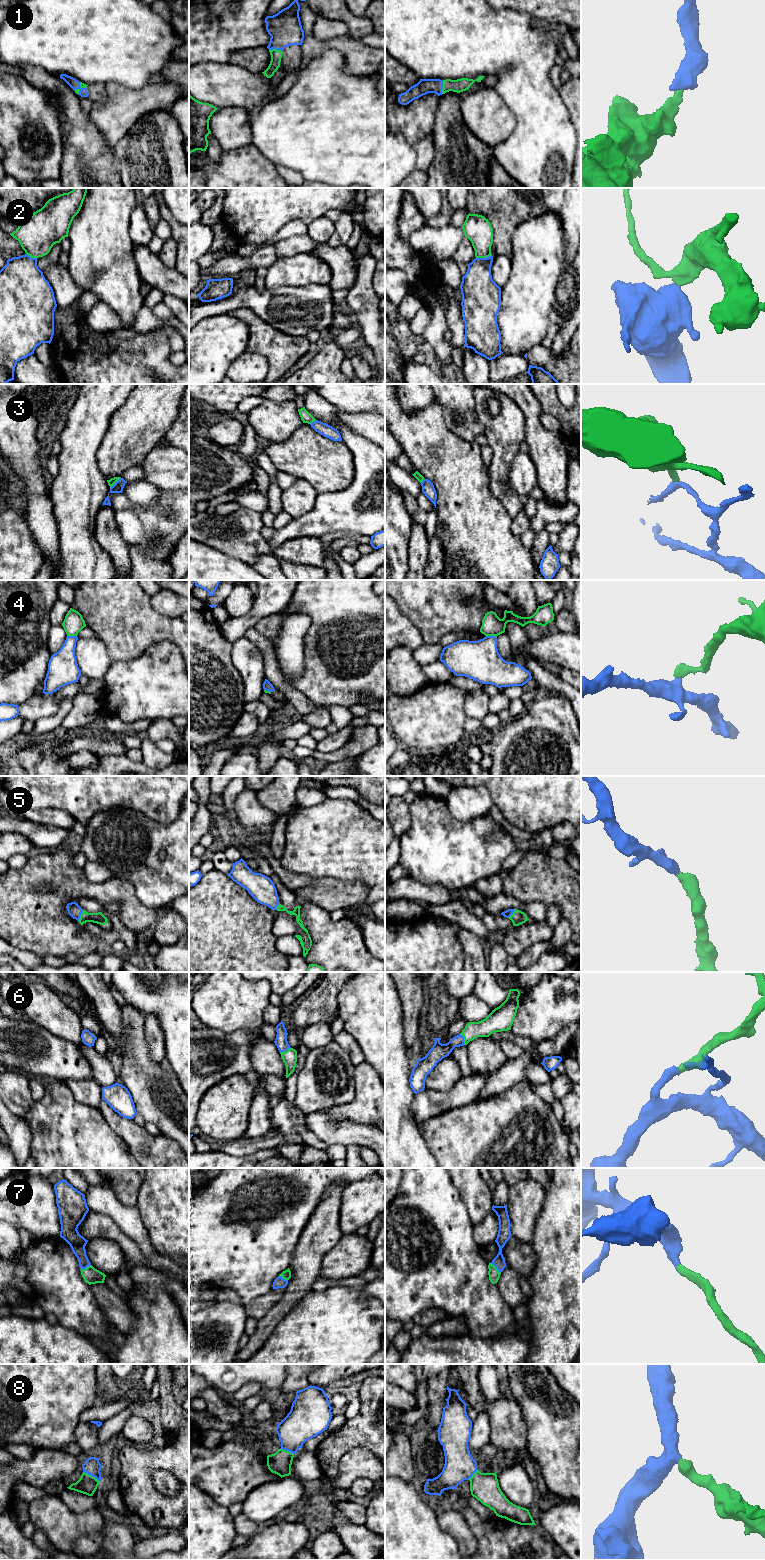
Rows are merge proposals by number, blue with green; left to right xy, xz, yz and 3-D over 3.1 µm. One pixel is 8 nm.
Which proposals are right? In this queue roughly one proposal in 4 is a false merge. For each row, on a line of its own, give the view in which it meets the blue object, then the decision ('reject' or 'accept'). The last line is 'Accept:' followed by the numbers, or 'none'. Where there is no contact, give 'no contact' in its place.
1: xz | accept
2: yz | accept
3: xy | reject
4: yz | reject
5: xy | accept
6: yz | accept
7: yz | accept
8: xy | accept
Accept: 1, 2, 5, 6, 7, 8

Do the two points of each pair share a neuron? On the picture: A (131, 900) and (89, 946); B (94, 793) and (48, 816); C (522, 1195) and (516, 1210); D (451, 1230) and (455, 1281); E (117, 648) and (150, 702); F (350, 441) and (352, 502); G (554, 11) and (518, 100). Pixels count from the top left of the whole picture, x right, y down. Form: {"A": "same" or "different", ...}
{"A": "same", "B": "different", "C": "same", "D": "same", "E": "different", "F": "same", "G": "different"}

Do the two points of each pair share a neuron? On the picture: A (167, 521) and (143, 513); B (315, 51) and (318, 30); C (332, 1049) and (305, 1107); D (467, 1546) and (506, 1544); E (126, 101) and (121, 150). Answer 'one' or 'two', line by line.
A: one
B: two
C: one
D: two
E: two

